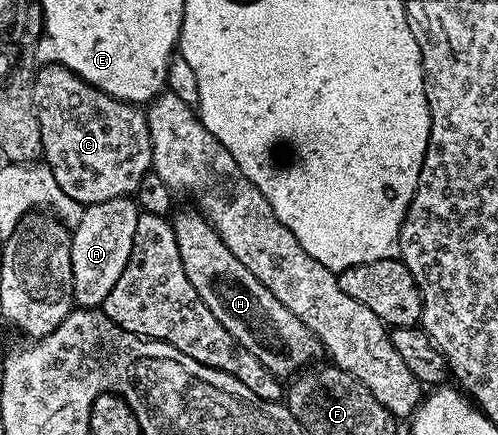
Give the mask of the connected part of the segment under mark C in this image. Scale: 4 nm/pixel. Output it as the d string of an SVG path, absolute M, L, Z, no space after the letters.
M45 63L38 69L40 71L36 73L35 80L29 83L29 90L31 92L31 100L35 106L35 112L37 113L37 121L41 125L42 158L47 166L50 167L53 177L57 177L57 185L61 185L61 189L65 189L65 193L69 197L73 197L75 203L84 205L110 201L113 198L121 198L123 196L134 196L135 190L139 187L141 177L151 170L151 138L149 137L149 125L147 124L146 114L134 103L126 103L120 99L114 99L113 96L99 91L81 77L77 77L77 73L65 69L60 63Z

